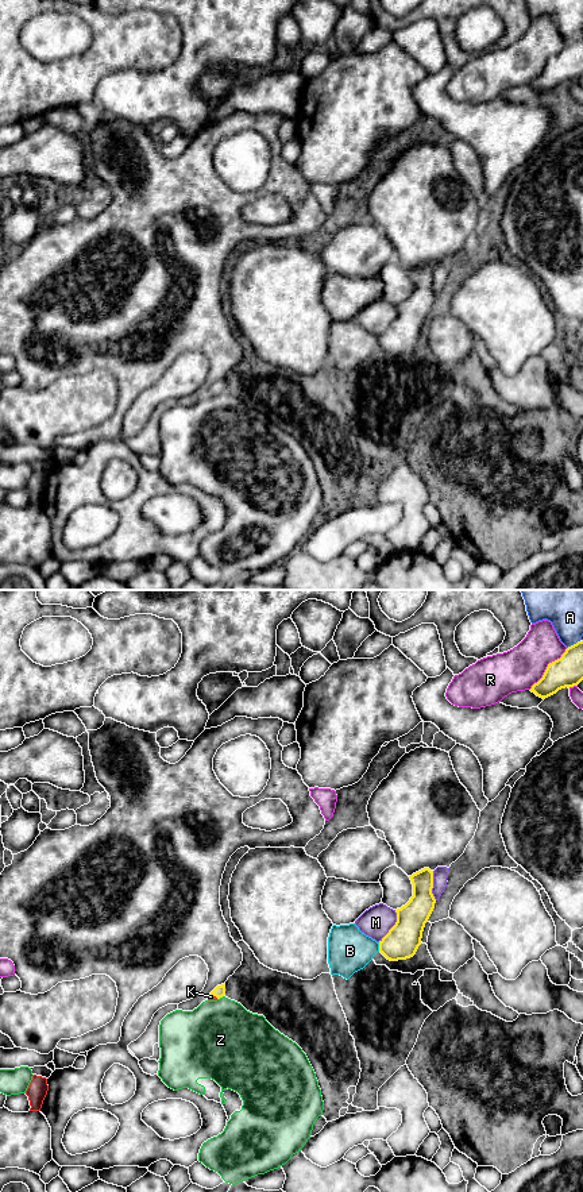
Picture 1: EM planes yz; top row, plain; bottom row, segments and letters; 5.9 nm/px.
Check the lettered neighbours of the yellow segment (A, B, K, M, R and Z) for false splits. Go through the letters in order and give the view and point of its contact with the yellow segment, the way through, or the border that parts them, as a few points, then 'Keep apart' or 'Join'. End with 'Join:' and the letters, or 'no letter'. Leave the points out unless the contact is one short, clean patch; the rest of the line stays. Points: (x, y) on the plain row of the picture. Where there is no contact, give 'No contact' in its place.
A: Touches yellow at yz (574, 39). Keep apart
B: Touches yellow at yz (379, 342). Keep apart
K: Touches yellow at yz (215, 390). Path across: yz (219, 386), (215, 390), (211, 392). Join
M: Touches yellow at yz (393, 321). Keep apart
R: Touches yellow at yz (547, 62). Keep apart
Z: Touches yellow at yz (220, 392). Keep apart
Join: K

